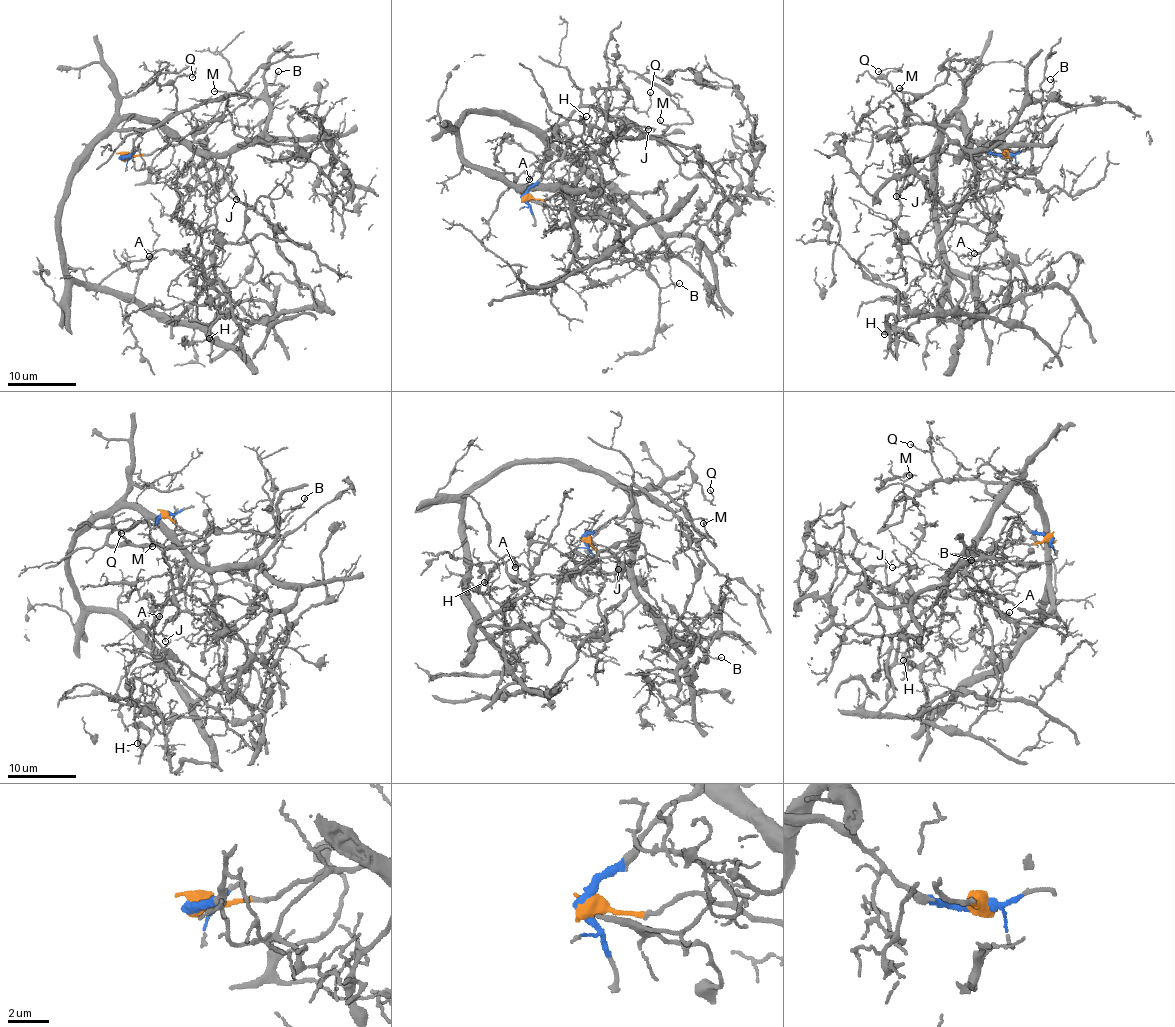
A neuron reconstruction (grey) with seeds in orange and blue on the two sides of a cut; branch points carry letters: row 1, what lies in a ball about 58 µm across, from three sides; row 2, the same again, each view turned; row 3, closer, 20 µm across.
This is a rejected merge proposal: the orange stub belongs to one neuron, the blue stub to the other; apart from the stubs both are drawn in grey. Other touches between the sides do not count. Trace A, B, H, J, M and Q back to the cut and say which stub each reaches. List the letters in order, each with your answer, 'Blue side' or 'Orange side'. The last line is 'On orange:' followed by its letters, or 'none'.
A: Blue side
B: Blue side
H: Orange side
J: Orange side
M: Blue side
Q: Blue side
On orange: H, J

